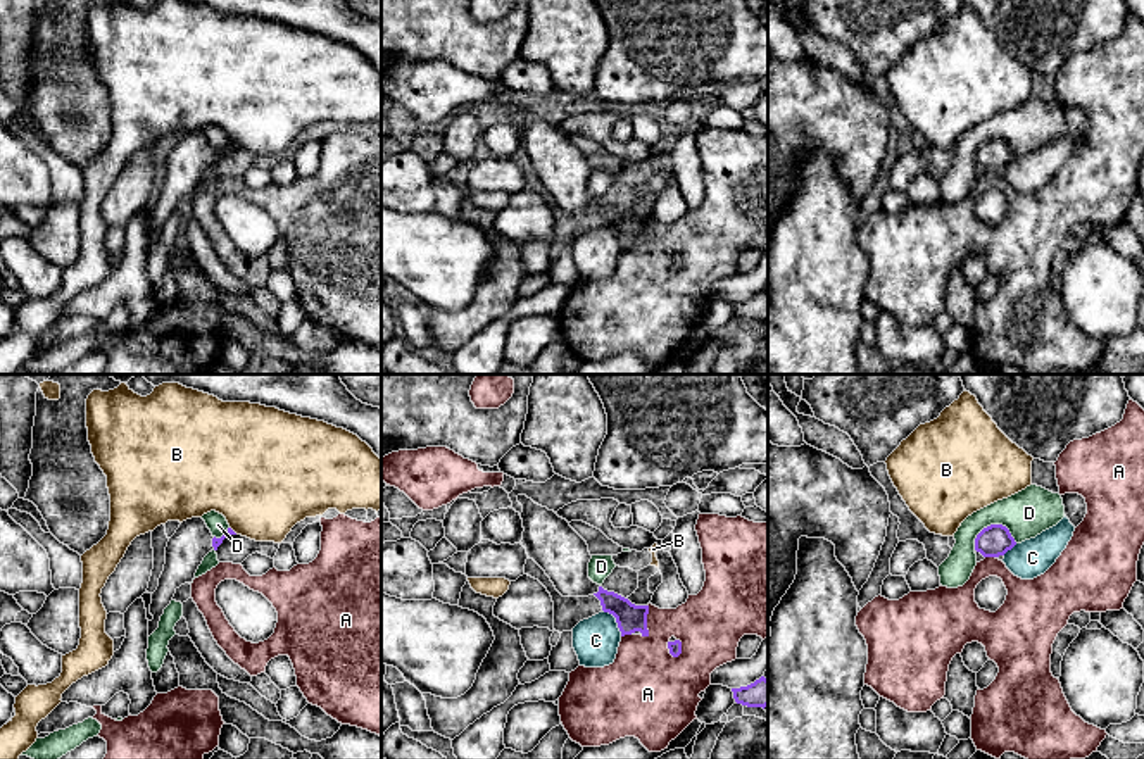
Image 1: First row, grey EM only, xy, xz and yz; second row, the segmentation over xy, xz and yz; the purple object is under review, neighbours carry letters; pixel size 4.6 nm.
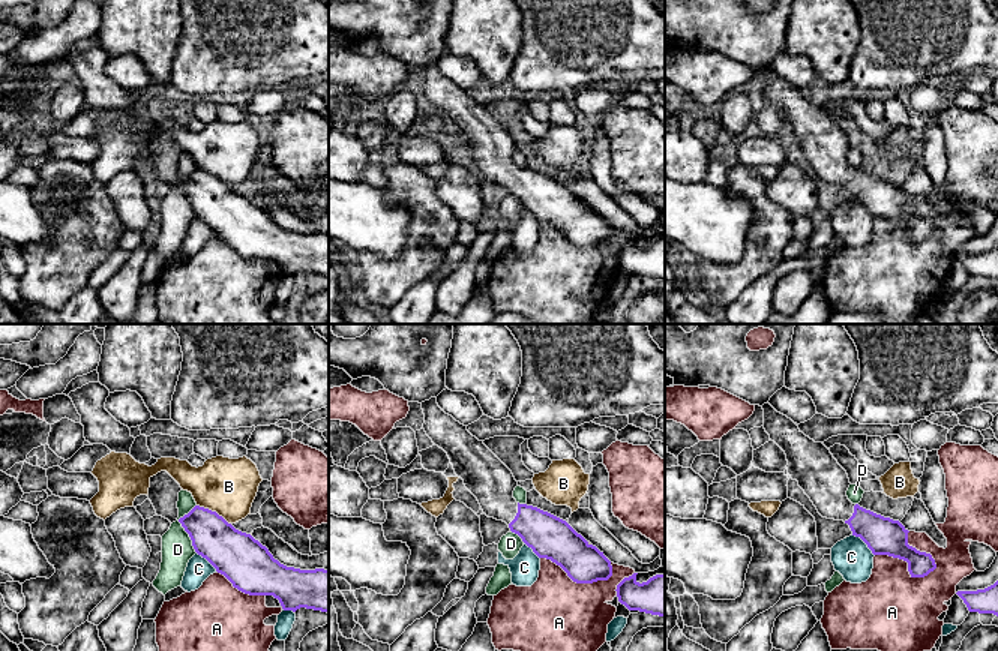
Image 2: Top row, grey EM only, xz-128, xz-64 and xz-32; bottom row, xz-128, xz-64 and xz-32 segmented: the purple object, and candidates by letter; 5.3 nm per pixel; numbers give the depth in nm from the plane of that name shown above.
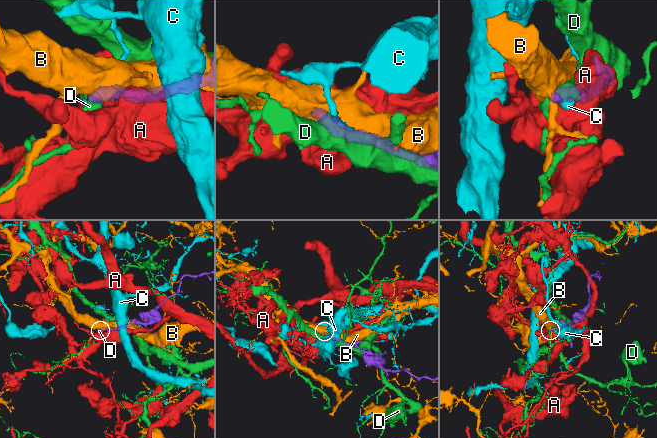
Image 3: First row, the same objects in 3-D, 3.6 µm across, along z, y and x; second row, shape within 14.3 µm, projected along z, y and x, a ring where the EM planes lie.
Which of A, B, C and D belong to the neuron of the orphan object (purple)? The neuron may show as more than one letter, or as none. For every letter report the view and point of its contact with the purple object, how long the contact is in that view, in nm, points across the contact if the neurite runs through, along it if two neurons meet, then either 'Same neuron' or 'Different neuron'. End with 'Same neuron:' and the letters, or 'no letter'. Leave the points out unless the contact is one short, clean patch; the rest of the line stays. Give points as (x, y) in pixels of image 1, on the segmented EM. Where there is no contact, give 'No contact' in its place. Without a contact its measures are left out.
A: Touches purple at xz (672, 654). Shared border 100 nm. Different neuron
B: Touches purple at xy (232, 530). Shared border 50 nm. Different neuron
C: Touches purple at xz (616, 621). Shared border 160 nm. Different neuron
D: Touches purple at yz (991, 525). Shared border 220 nm. Different neuron
Same neuron: no letter

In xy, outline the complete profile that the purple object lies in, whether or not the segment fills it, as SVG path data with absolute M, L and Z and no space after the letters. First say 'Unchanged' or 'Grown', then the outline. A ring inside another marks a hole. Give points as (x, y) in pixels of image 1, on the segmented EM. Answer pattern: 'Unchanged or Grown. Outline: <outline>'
Grown. Outline: M192 518L179 524L167 542L164 571L157 590L152 593L150 614L154 619L148 621L148 637L159 628L160 616L171 604L176 590L185 583L192 585L204 557L217 550L228 535L236 533L228 528L221 538L216 538L202 518Z

